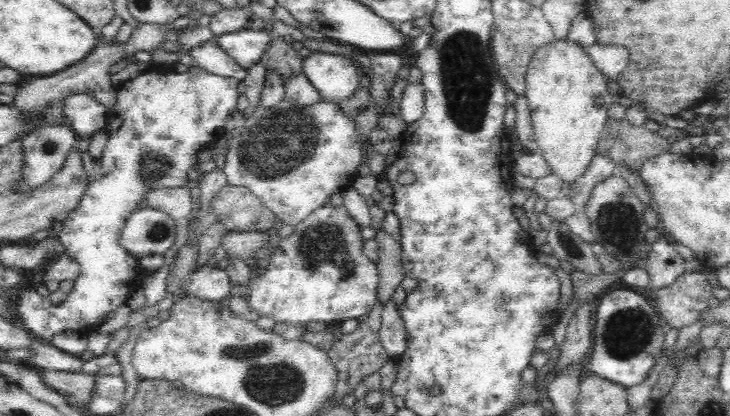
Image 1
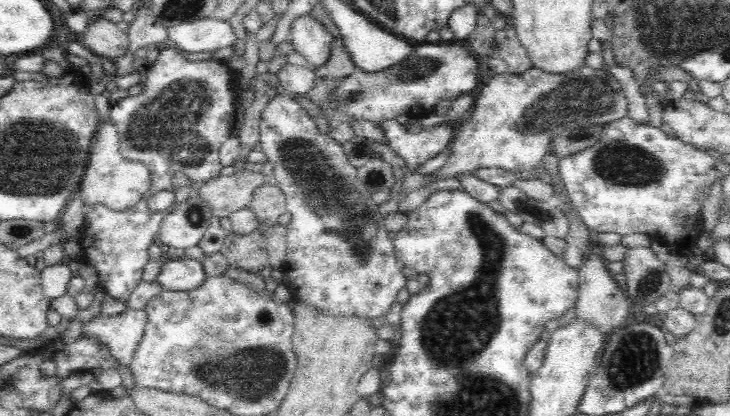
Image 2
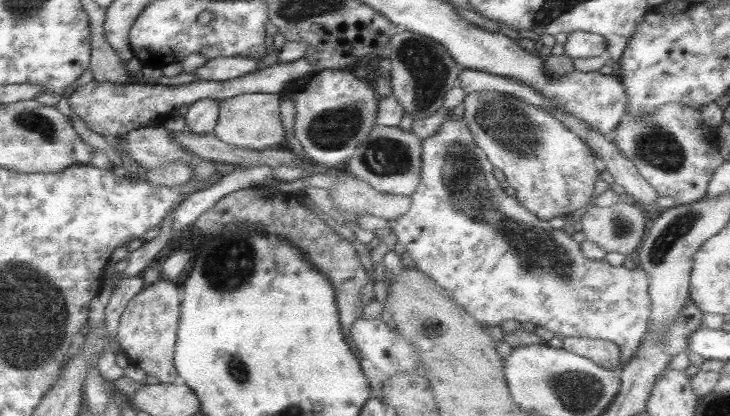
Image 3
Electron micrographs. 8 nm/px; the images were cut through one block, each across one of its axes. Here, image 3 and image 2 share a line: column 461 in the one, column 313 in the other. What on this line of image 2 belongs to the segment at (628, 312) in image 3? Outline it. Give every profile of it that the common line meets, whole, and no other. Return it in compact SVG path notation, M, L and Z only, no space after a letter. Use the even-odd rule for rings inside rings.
M281 90L264 106L259 124L259 133L259 142L262 147L262 152L266 154L267 160L270 161L273 166L273 173L271 178L268 179L268 183L279 186L282 189L283 195L285 196L285 209L291 216L291 221L285 226L287 230L286 242L288 244L286 261L280 270L287 276L288 282L285 286L290 290L292 300L306 302L309 305L315 306L319 312L322 312L329 318L352 318L352 316L358 316L359 318L372 320L373 318L375 319L386 315L392 304L397 301L400 290L406 287L407 279L403 274L403 269L397 262L393 240L388 237L388 230L385 229L383 217L378 211L378 205L374 203L371 198L371 193L369 193L366 187L360 182L357 167L350 162L347 154L343 151L343 146L338 141L330 138L329 135L320 133L314 120L306 113L300 104Z

